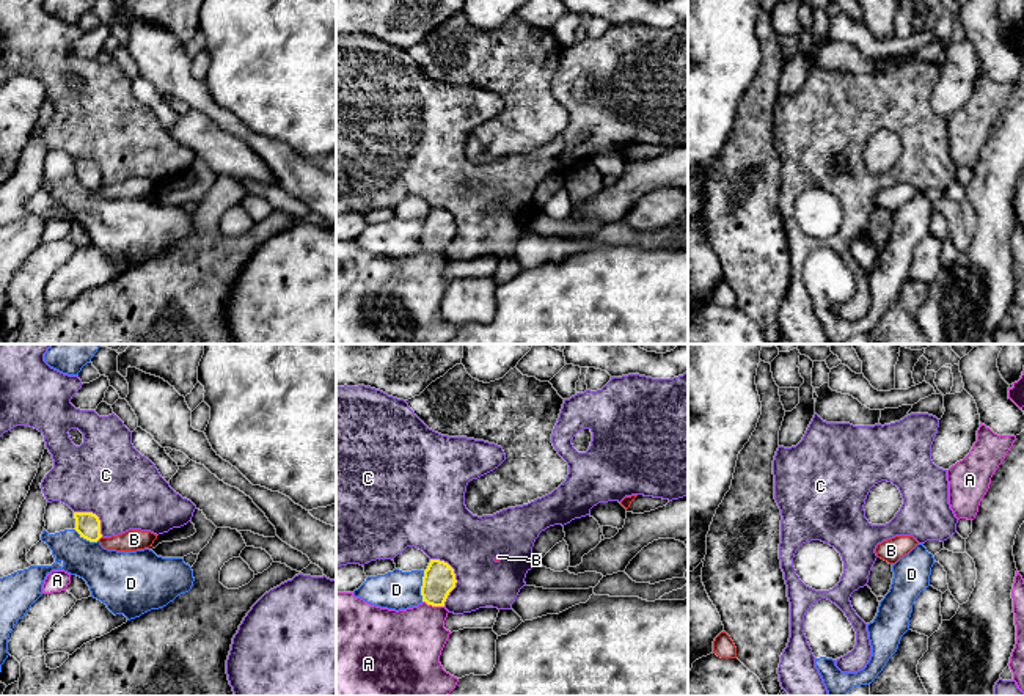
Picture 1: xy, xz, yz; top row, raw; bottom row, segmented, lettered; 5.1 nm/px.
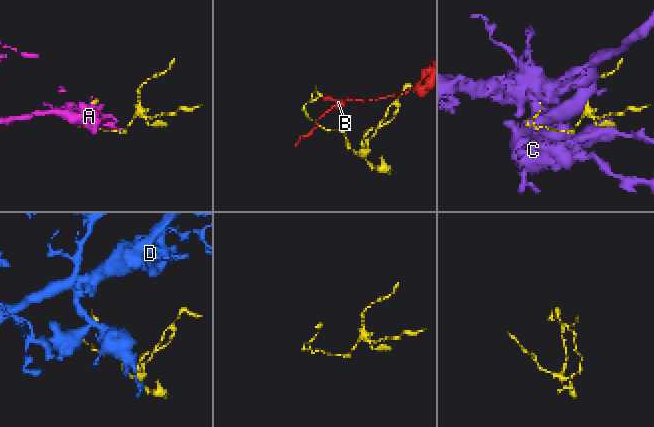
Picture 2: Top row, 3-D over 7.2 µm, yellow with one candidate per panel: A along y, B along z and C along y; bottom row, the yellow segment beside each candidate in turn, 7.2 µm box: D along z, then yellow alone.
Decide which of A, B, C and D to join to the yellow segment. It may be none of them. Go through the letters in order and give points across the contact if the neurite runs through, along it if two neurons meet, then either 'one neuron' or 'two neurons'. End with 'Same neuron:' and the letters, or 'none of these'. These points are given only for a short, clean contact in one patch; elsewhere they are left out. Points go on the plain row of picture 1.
A: two neurons
B: border xy (101, 184), (98, 187); two neurons
C: border xz (431, 206), (445, 209), (454, 222), (456, 234), (443, 253); two neurons
D: two neurons
Same neuron: none of these

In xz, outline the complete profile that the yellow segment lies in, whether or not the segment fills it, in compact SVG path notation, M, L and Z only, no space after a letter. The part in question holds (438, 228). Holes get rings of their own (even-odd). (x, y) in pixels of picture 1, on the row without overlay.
M430 207L424 218L421 244L432 255L444 255L449 240L455 236L454 217L440 207Z

